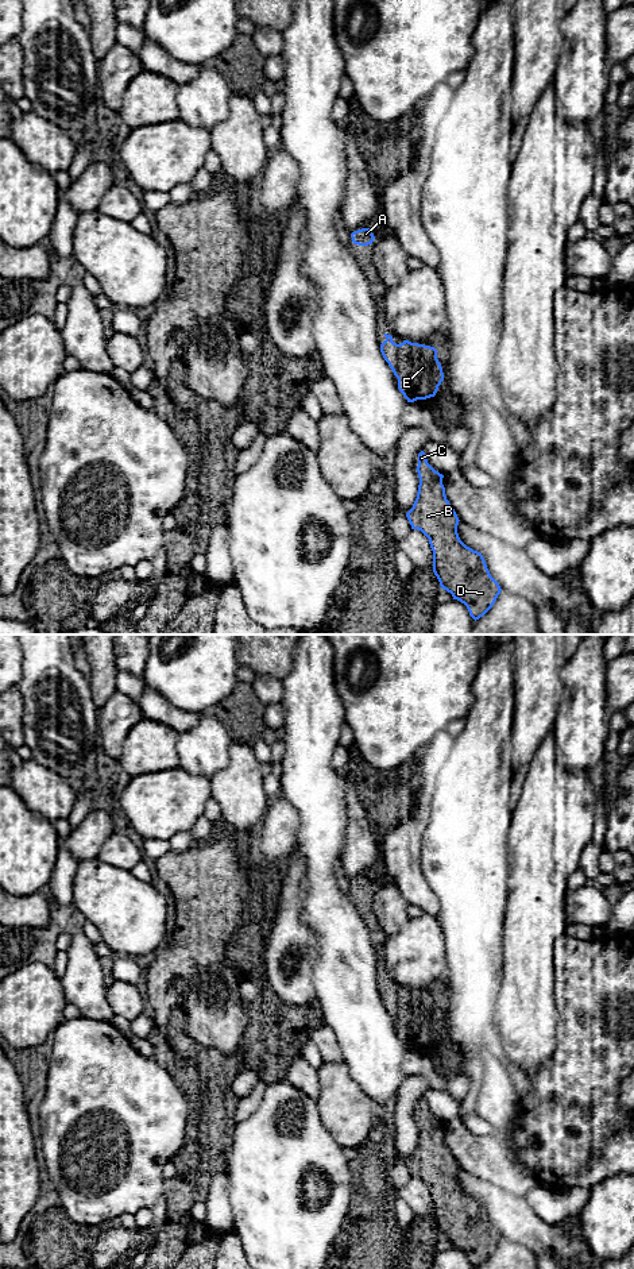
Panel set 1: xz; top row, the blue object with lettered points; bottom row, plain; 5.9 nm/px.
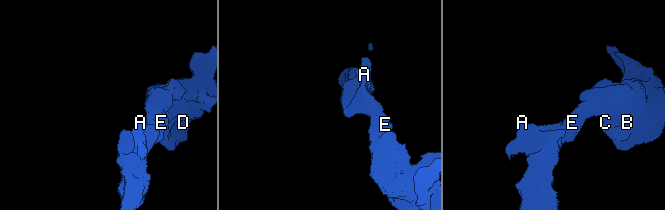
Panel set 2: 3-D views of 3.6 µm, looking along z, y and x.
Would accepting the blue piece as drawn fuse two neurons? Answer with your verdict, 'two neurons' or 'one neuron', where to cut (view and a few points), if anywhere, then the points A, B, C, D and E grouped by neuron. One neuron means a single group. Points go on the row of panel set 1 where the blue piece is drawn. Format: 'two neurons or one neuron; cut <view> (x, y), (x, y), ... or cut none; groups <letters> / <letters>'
one neuron; cut none; groups A B C D E

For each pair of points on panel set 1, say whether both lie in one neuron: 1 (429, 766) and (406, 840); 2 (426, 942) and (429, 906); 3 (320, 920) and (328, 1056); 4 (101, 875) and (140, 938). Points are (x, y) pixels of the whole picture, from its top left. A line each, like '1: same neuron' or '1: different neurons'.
1: same neuron
2: different neurons
3: different neurons
4: same neuron

